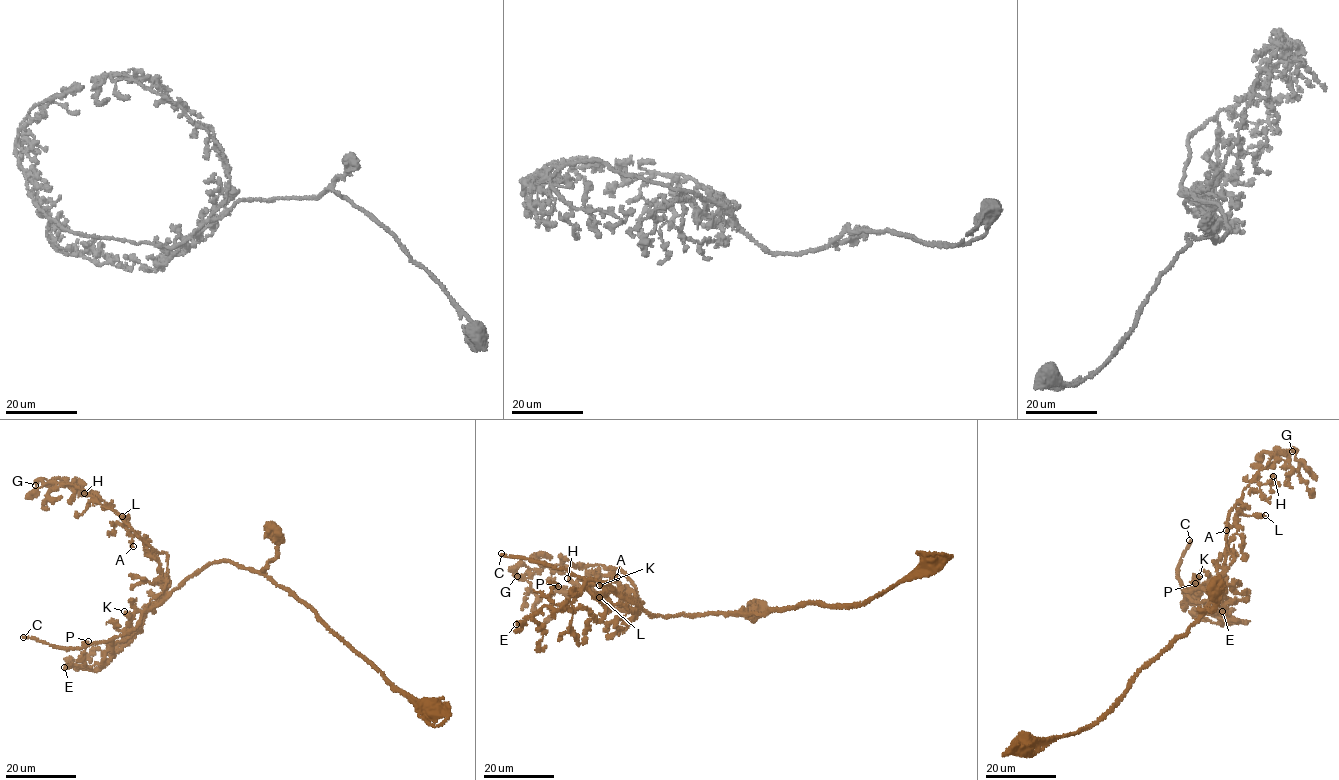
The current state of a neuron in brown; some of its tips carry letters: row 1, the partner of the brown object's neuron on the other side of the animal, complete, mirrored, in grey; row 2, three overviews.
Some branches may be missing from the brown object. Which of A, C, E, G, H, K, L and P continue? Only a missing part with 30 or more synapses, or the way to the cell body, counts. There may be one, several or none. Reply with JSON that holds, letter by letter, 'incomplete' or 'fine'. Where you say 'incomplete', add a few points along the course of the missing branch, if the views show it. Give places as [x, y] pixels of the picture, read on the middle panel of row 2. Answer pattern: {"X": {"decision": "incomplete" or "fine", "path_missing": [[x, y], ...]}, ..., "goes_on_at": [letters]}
{"A": {"decision": "fine"}, "C": {"decision": "incomplete"}, "E": {"decision": "fine"}, "G": {"decision": "fine"}, "H": {"decision": "fine"}, "K": {"decision": "fine"}, "L": {"decision": "fine"}, "P": {"decision": "fine"}, "goes_on_at": ["C"]}

